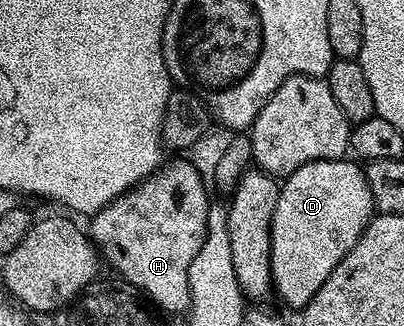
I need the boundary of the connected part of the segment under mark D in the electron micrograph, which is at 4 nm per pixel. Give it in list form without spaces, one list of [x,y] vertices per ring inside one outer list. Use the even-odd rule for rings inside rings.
[[[355,160],[311,161],[298,171],[283,178],[280,185],[278,203],[274,207],[272,220],[272,246],[270,247],[270,263],[272,264],[272,283],[277,293],[290,308],[303,310],[304,306],[318,295],[318,287],[326,283],[330,271],[342,263],[342,259],[358,243],[362,231],[371,223],[374,216],[372,192],[363,168]]]

